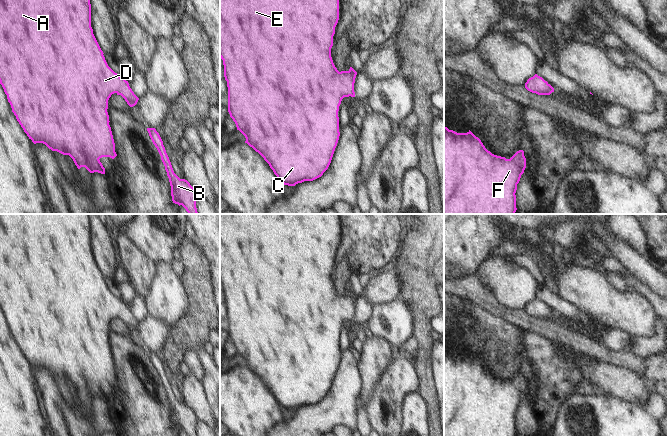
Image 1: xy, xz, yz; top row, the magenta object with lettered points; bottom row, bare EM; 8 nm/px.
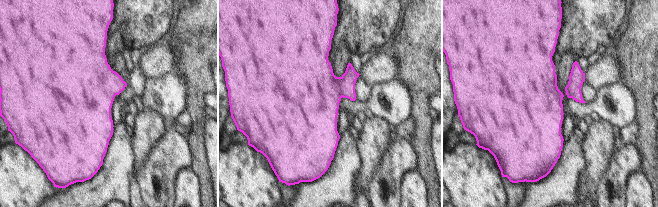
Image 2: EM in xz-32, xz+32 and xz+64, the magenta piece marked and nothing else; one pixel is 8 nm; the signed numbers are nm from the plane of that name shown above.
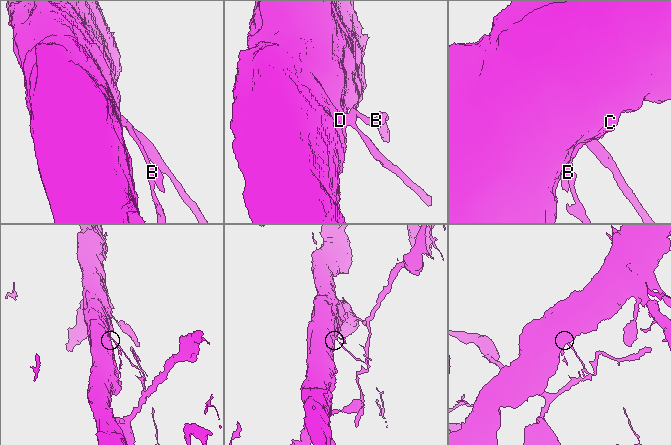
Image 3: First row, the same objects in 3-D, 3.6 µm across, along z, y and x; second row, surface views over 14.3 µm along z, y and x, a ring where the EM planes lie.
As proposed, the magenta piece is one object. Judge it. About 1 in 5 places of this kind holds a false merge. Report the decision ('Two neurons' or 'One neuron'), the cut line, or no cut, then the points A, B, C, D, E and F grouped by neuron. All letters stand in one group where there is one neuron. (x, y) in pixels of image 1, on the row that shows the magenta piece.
One neuron. No split. Groups: A B C D E F

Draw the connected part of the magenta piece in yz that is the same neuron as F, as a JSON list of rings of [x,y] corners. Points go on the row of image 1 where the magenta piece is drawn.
[[[444,127],[444,214],[515,214],[515,193],[525,168],[523,150],[506,159],[488,151],[470,130],[457,133]]]

